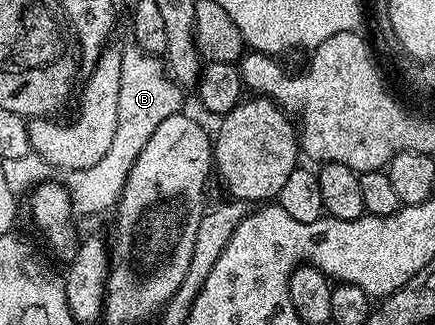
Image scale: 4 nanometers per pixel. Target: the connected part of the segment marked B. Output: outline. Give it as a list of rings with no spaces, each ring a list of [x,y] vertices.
[[[135,46],[122,50],[118,119],[110,149],[94,166],[69,171],[64,178],[75,215],[96,214],[117,205],[131,164],[135,162],[152,132],[156,132],[156,128],[160,128],[160,124],[164,124],[168,116],[183,109],[181,93],[183,91],[176,85],[173,77],[168,76],[167,67],[161,57],[146,54]]]

